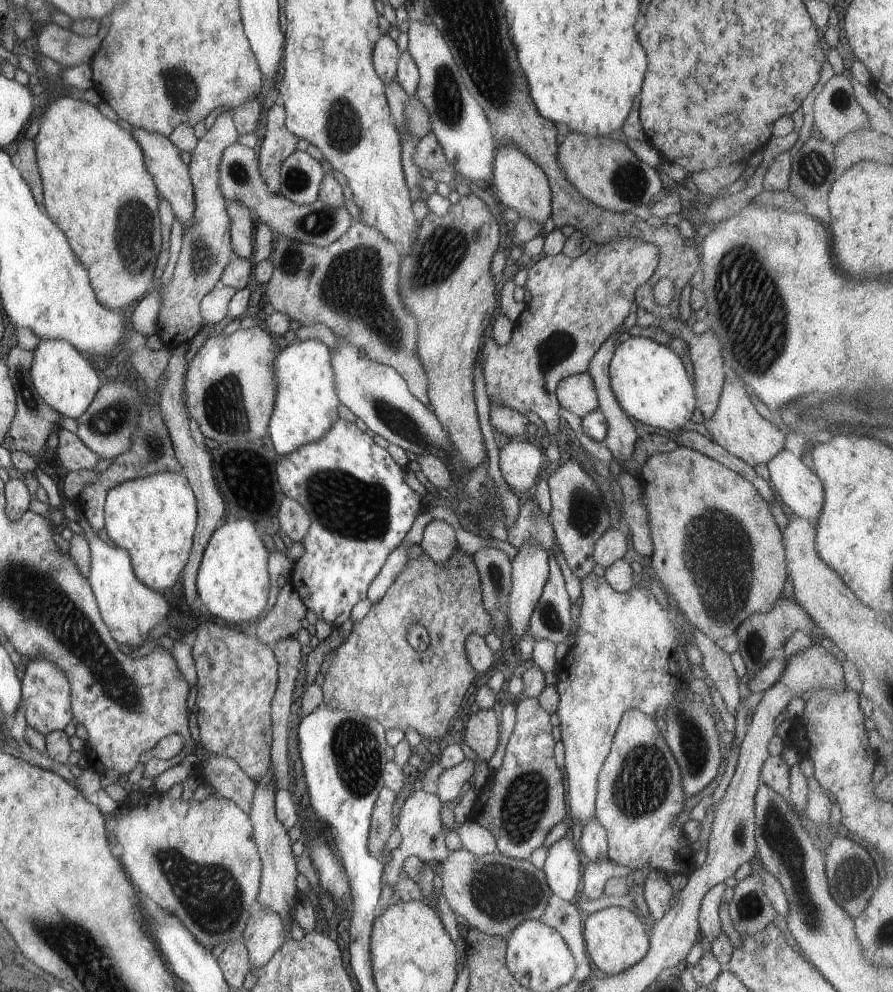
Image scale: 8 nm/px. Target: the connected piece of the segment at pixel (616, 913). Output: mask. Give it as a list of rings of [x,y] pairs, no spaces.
[[[605,907],[589,913],[583,922],[582,931],[586,953],[599,972],[605,976],[616,975],[645,956],[649,946],[647,929],[646,921],[636,911],[625,907]]]

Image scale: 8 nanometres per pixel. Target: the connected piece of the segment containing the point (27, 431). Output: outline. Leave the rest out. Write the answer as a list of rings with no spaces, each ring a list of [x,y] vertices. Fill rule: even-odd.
[[[17,345],[9,350],[7,358],[3,361],[7,367],[9,378],[11,378],[16,398],[16,413],[12,418],[1,445],[9,452],[25,451],[30,455],[35,455],[39,450],[44,449],[45,440],[47,440],[47,436],[51,434],[51,431],[58,432],[61,429],[57,425],[57,421],[61,418],[61,415],[50,406],[47,406],[34,389],[29,374],[31,361],[32,351],[21,350]]]

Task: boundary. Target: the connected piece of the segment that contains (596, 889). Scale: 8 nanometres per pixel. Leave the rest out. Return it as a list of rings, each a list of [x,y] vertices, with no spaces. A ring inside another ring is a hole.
[[[608,857],[588,861],[581,877],[581,892],[589,899],[599,898],[608,878],[625,877],[627,872],[629,868],[611,862]]]

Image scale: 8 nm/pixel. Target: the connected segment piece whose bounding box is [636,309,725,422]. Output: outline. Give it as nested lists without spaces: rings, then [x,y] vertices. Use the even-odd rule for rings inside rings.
[[[636,310],[636,325],[641,328],[655,328],[659,327],[673,337],[679,337],[684,339],[684,342],[688,345],[688,354],[694,368],[693,386],[694,386],[694,404],[701,411],[704,422],[708,418],[711,418],[713,411],[716,409],[718,398],[722,389],[723,381],[725,380],[725,371],[723,370],[723,362],[721,356],[722,346],[717,336],[710,329],[705,330],[701,334],[696,335],[689,331],[689,328],[685,325],[685,322],[681,322],[679,319],[667,319],[662,321],[656,319],[651,313],[646,310]]]

